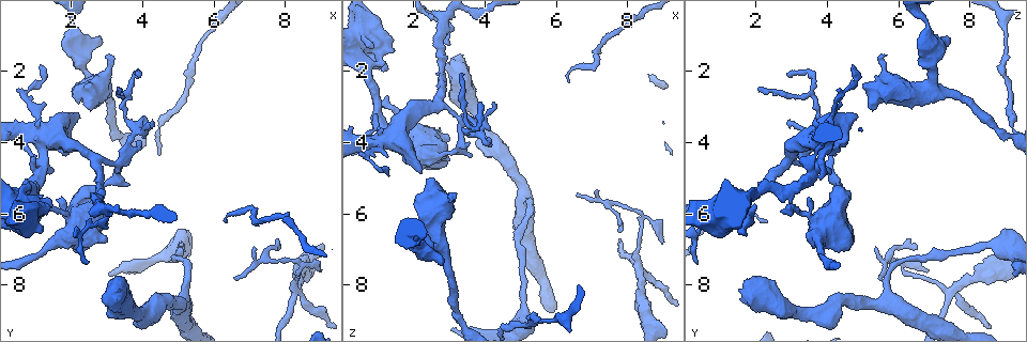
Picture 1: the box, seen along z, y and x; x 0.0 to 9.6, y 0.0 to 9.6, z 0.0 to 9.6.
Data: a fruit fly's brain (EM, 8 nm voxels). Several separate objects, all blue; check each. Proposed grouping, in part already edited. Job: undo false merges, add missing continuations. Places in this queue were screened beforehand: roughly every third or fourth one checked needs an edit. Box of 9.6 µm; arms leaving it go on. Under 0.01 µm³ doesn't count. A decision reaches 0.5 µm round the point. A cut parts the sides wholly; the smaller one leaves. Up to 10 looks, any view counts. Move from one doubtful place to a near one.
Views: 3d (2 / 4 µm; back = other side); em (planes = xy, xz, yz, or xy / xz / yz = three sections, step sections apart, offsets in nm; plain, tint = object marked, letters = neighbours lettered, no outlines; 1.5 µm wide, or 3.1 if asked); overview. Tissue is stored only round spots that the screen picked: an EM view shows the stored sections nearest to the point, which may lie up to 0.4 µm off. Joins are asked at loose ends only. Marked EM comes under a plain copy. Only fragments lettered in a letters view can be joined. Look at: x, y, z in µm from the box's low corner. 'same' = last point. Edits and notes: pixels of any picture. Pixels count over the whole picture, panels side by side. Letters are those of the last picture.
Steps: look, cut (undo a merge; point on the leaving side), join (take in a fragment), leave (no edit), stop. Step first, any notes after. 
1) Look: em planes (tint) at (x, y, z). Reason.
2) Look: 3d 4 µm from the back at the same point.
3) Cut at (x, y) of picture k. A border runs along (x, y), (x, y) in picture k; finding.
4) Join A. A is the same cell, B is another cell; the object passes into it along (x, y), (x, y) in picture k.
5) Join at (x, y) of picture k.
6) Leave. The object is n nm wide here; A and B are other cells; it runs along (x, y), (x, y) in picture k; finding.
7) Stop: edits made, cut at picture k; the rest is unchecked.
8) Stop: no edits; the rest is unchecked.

Look: em planes (tint) at (7.00, 5.90, 1.80). Sharp bend.

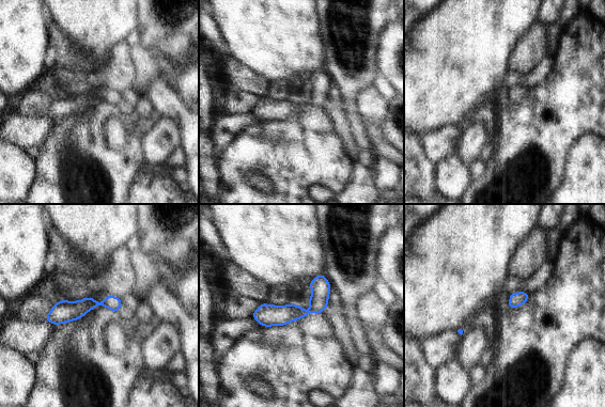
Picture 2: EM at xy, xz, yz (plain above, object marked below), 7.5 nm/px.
Look: em planes (letters) at the same point. What lies round it.

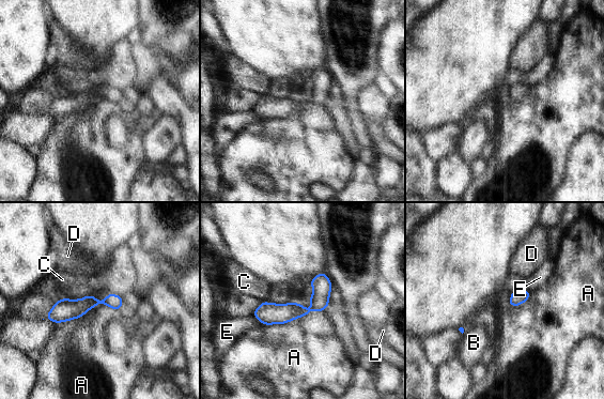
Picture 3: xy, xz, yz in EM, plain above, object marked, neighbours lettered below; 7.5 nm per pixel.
Leave. The longest contact is with A, 460 nm; A, B, C, D and E are other cells; a border runs along (324, 310), (266, 325) in picture 3; one cell here.

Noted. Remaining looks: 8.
Look: 3d 4 µm at (3.35, 8.10, 1.50). Thick end.

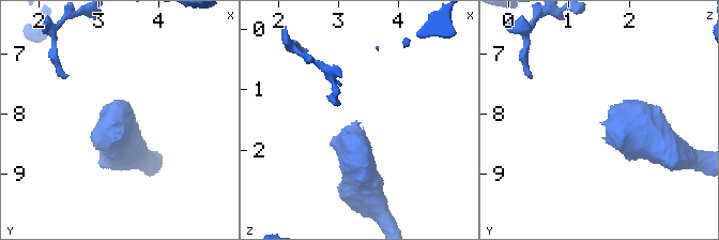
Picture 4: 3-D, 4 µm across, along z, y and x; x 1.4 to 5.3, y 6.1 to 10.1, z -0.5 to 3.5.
Look: em yz step 8 (tint) at (3.30, 8.10, 1.55). Need the tissue.

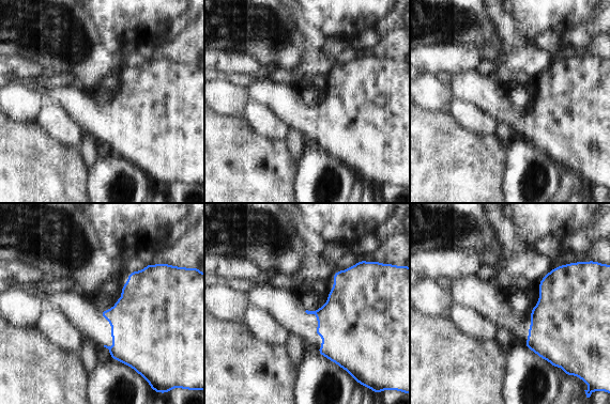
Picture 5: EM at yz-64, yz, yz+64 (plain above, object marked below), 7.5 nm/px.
Look: em planes (letters) at the same point.

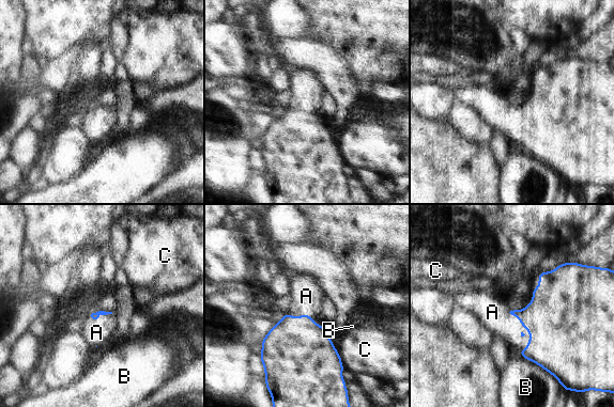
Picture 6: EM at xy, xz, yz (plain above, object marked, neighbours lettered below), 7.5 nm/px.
Join A. A is the same cell, B and C are other cells; it goes on there.

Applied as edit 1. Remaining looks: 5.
Look: overview. Redraw.

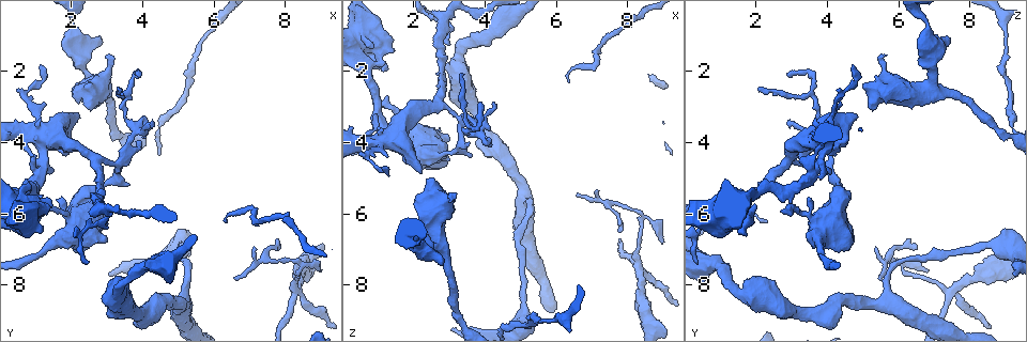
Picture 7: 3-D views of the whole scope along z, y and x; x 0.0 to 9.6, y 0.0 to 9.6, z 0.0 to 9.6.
Look: 3d 4 µm at (0.65, 5.65, 1.10). Abrupt turn.

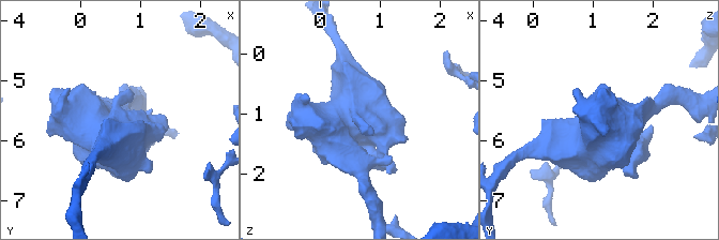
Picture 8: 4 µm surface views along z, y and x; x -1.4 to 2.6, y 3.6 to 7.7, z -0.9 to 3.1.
Look: em xz step 8 (tint) at (0.60, 5.60, 1.00). Need the tissue.

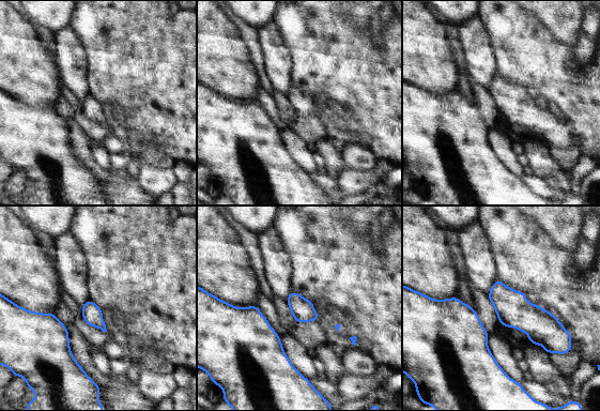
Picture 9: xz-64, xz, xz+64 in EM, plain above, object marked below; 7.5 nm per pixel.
Look: em planes (letters) at the same point.

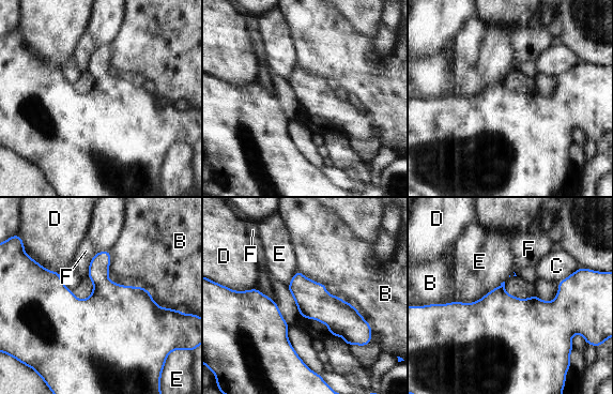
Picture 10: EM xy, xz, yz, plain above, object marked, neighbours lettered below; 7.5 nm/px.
Leave. The object is 260 nm wide here; B, C, D, E and F are other cells; all the same cell.

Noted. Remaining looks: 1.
Look: em yz step 8 (letters) at (1.00, 3.25, 4.10). Sudden change in width.

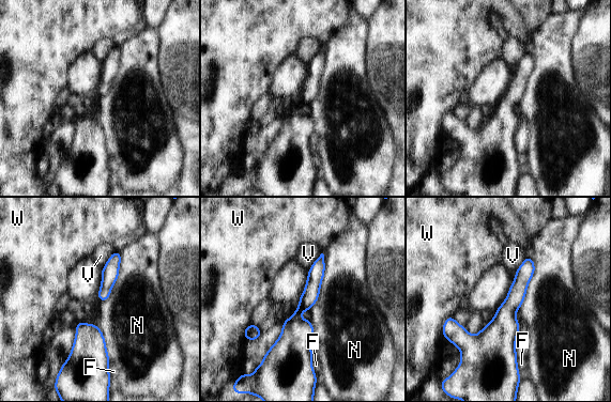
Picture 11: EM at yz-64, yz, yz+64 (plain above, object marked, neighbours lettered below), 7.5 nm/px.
Leave. The object is 100 nm wide here; the longest contact is with N, 440 nm; F, N, V and W are other cells; continuous, no second cell.

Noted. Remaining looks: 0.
Stop: edits made, join at picture 6; the rest is unchecked.

